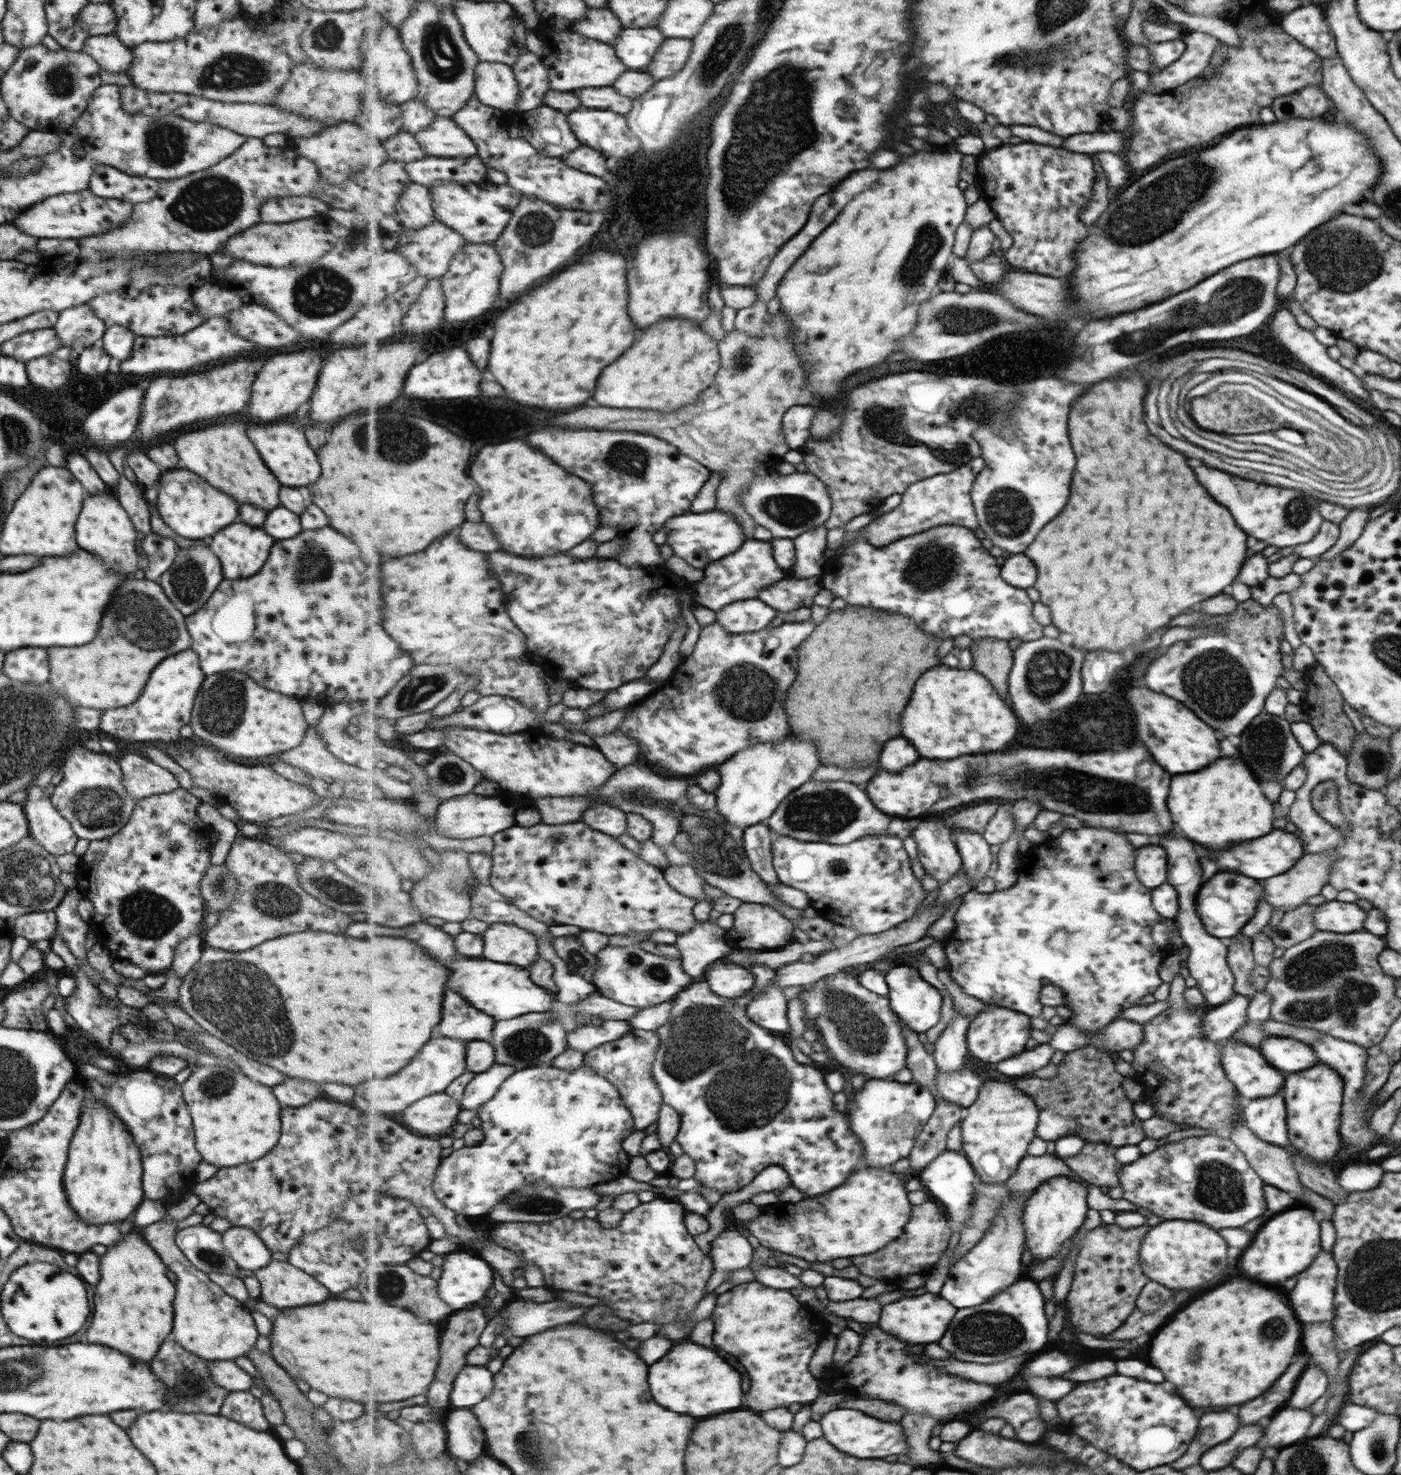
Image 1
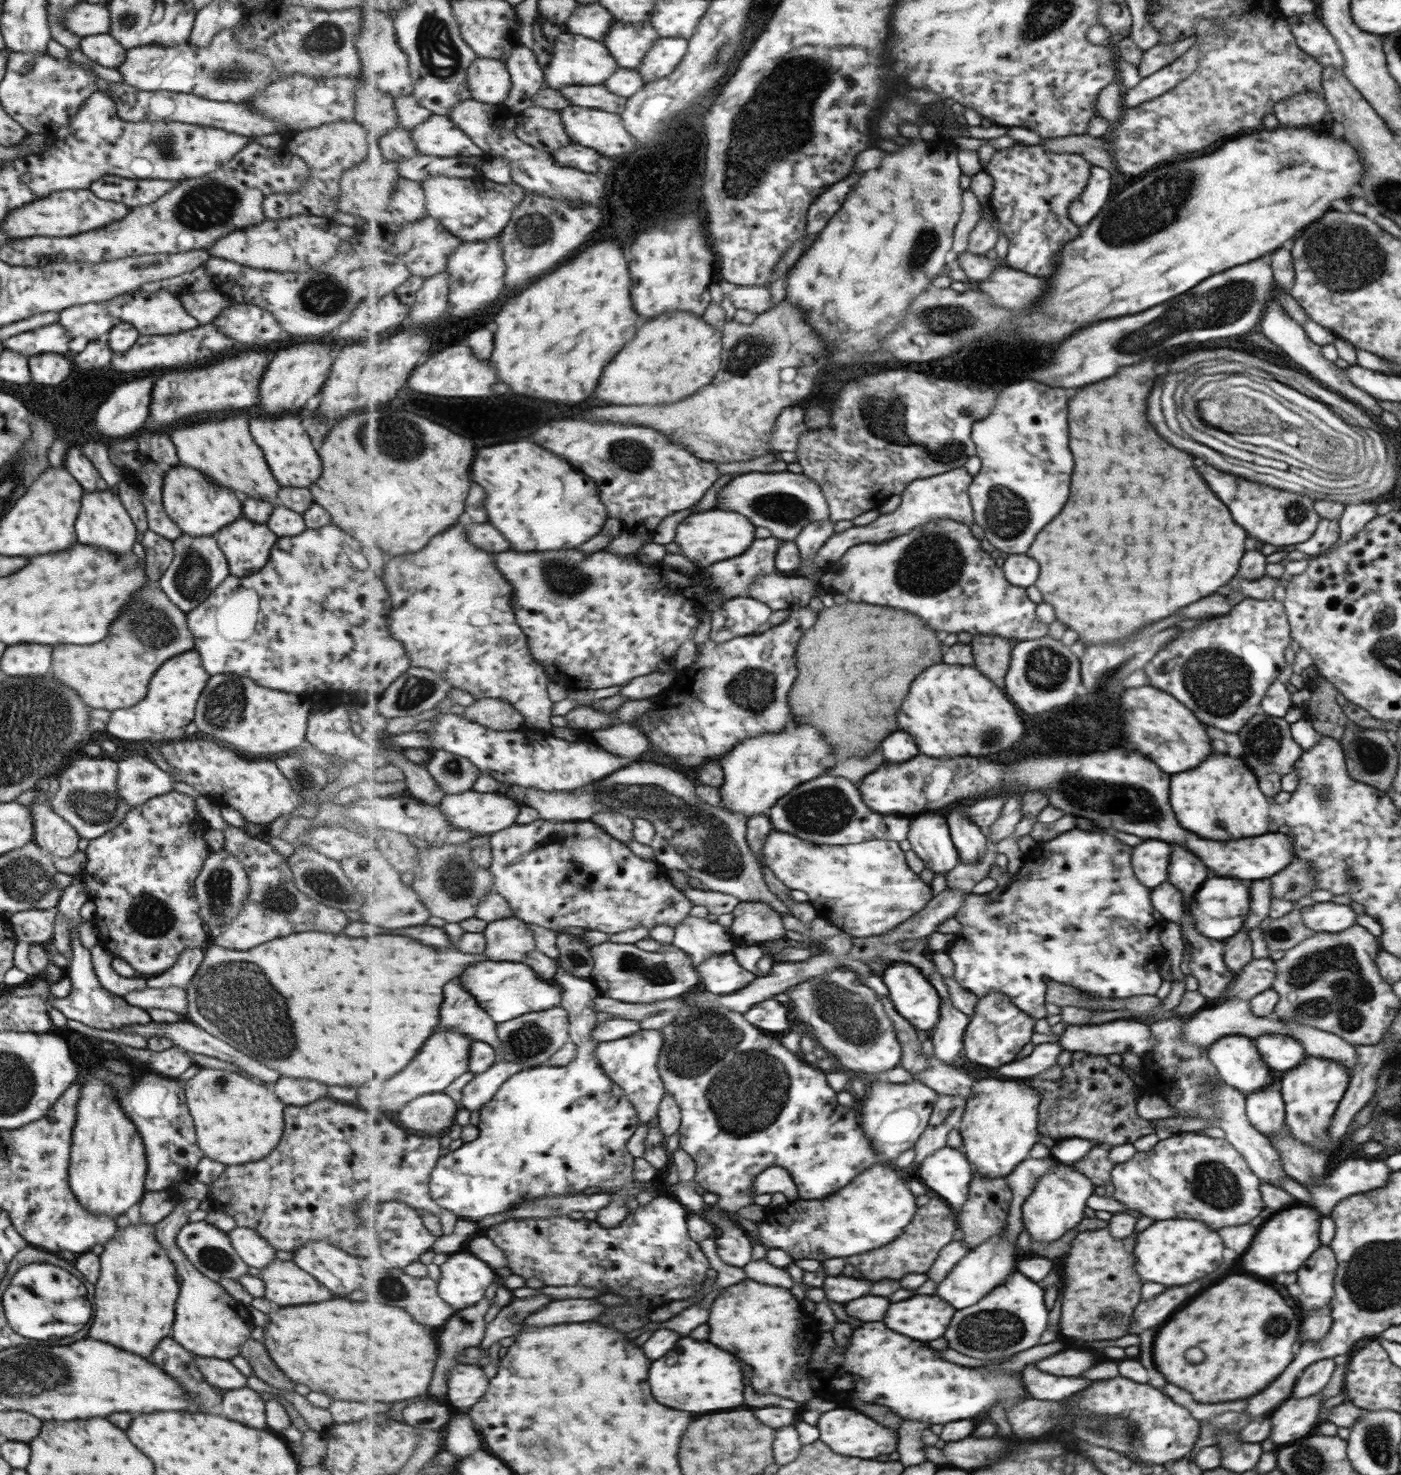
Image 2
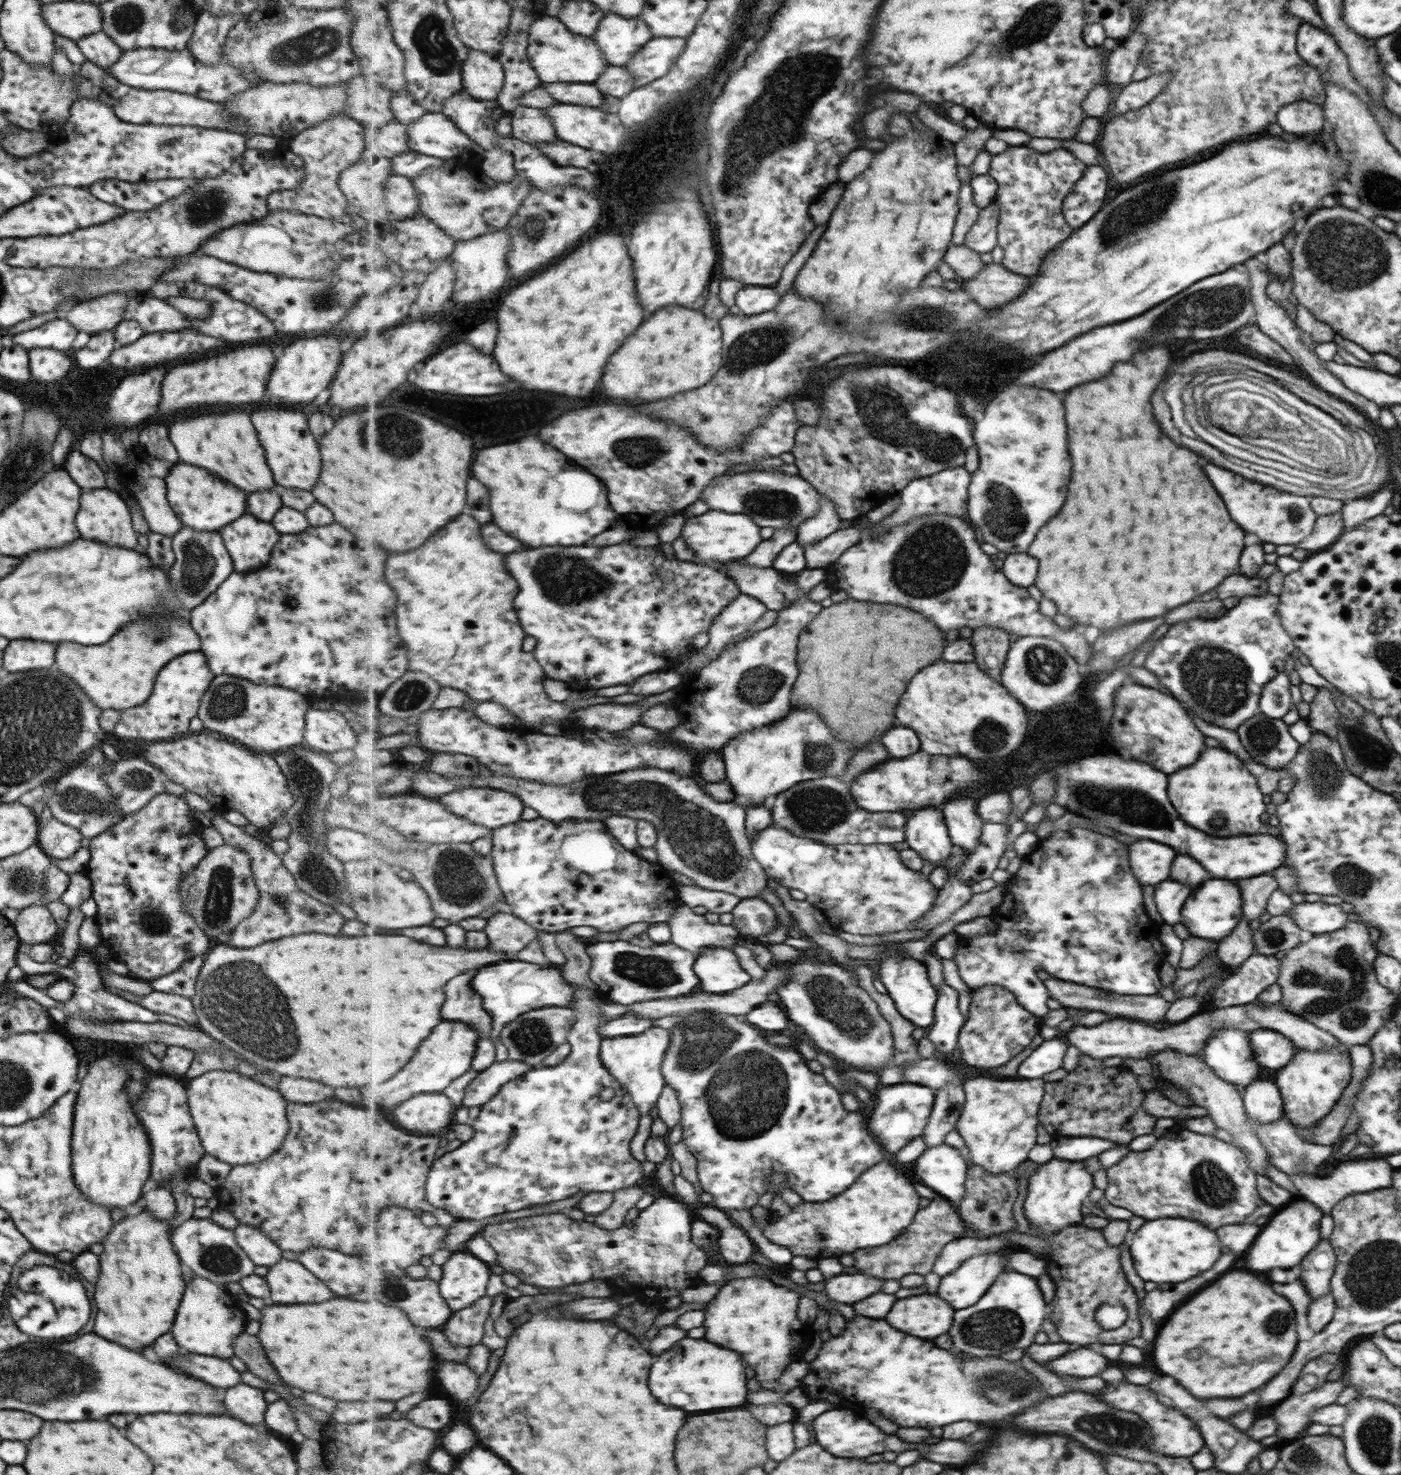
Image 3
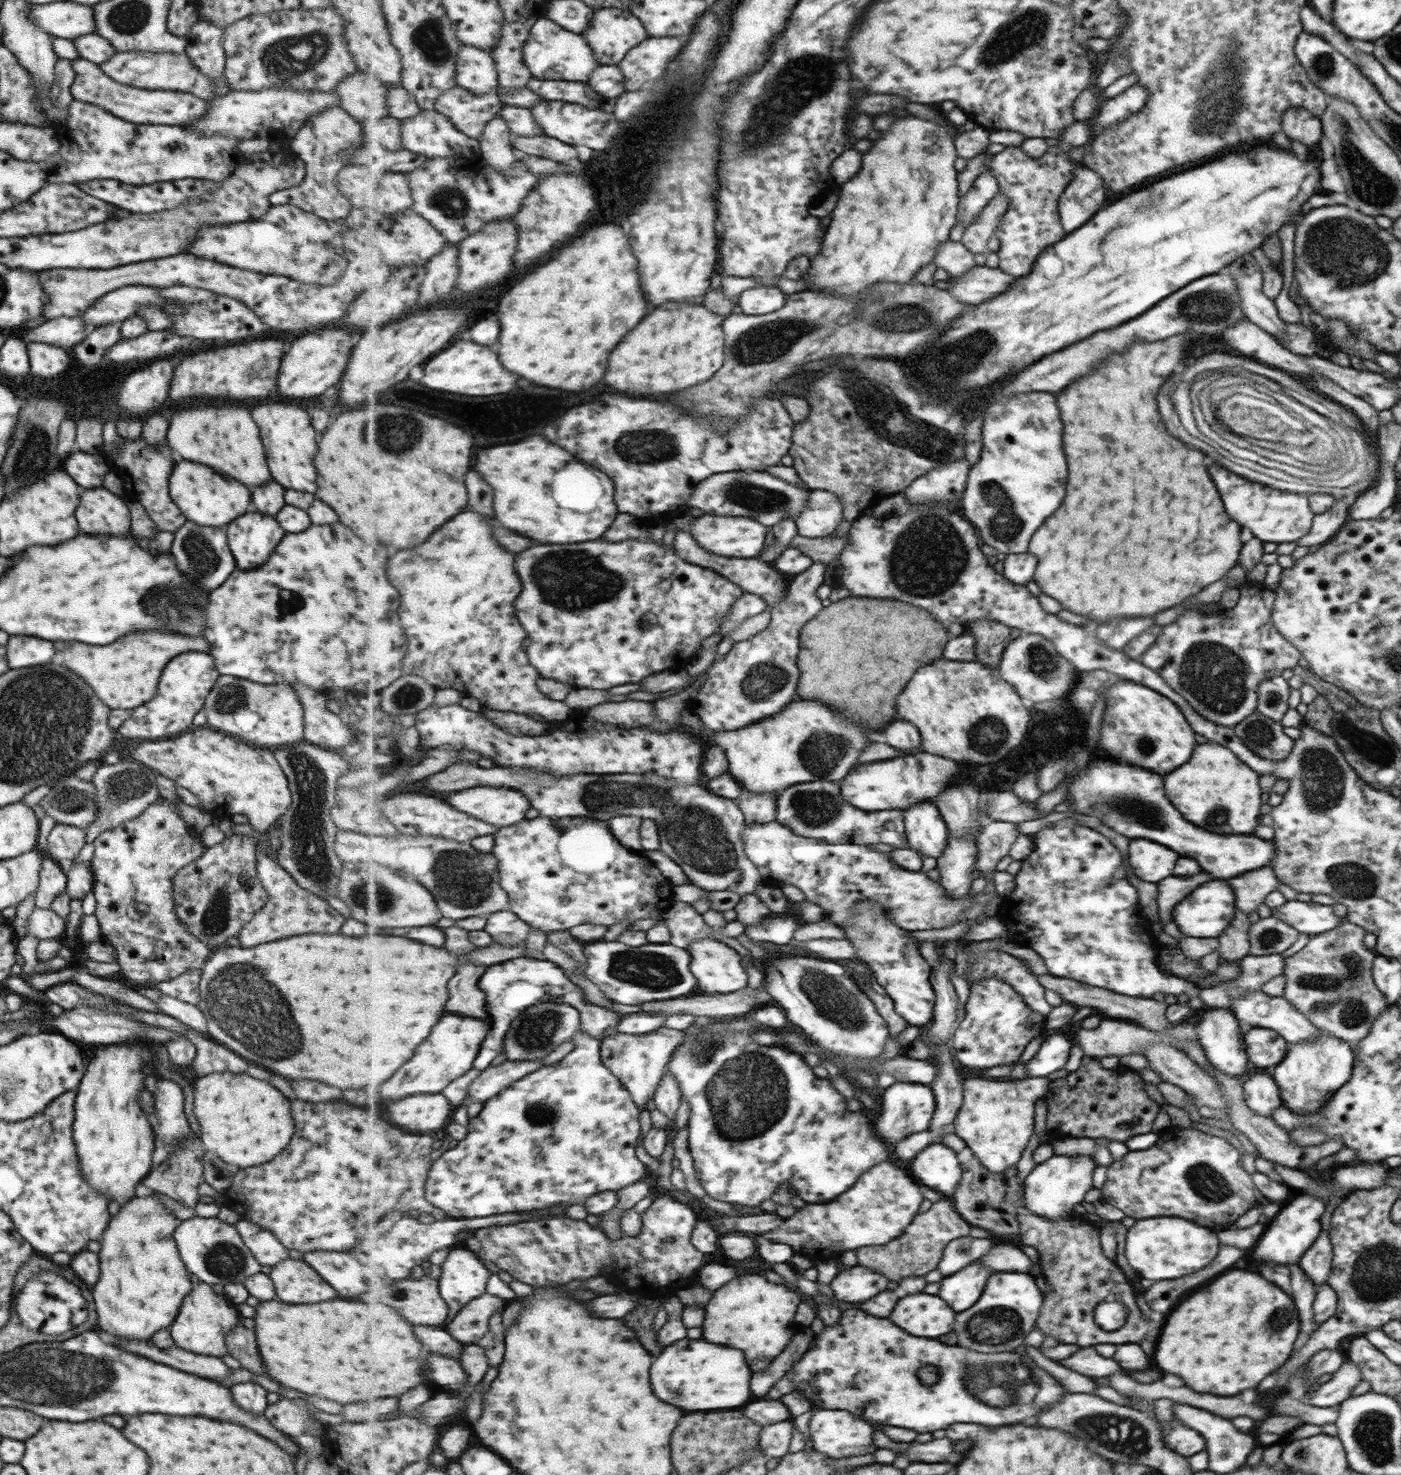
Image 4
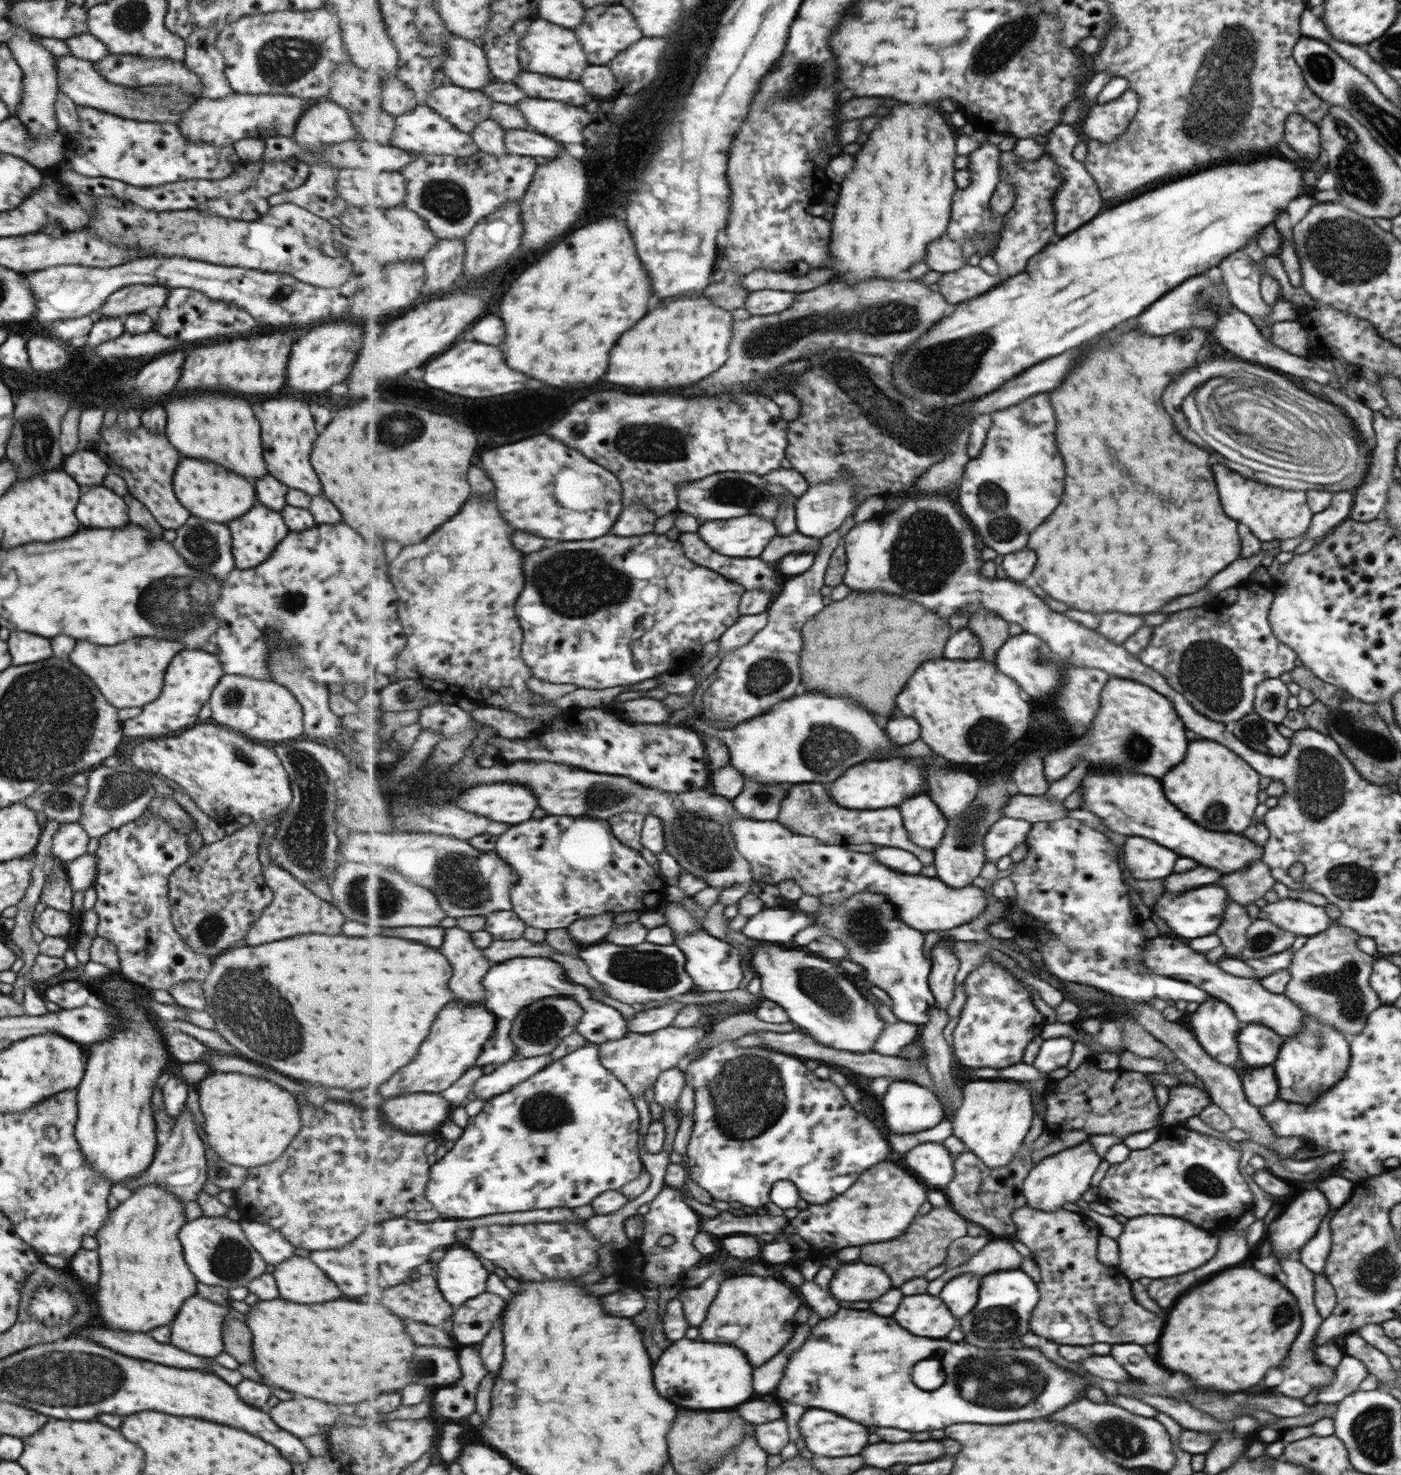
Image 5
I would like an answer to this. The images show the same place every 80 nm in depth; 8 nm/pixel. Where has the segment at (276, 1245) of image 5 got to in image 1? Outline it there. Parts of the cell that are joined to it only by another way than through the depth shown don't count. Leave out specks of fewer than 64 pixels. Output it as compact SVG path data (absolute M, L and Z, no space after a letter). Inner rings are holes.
M231 1226L221 1234L221 1242L239 1269L255 1272L271 1260L271 1252L248 1228Z

